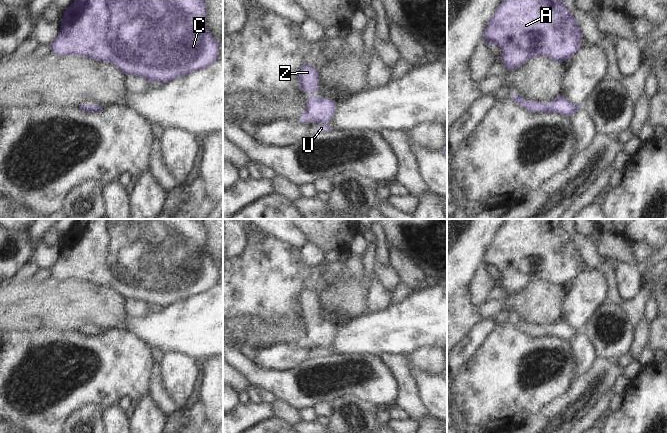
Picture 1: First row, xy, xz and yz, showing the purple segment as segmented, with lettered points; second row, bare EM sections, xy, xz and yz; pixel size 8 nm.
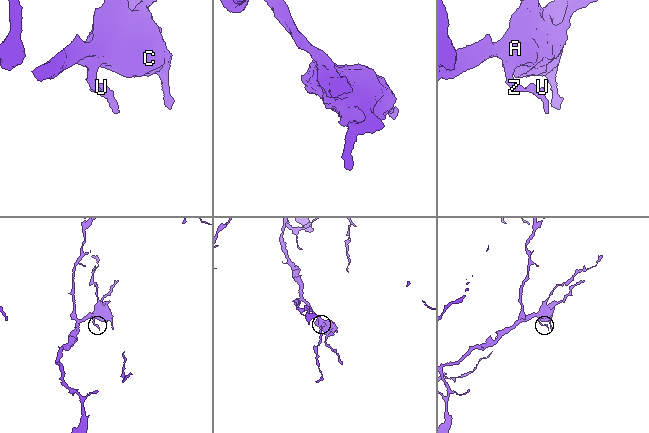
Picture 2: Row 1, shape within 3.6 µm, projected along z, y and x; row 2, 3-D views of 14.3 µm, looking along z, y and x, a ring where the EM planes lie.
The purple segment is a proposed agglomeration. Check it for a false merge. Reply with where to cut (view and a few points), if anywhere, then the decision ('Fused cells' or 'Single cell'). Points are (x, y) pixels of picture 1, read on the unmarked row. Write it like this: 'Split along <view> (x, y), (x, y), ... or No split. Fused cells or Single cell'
No split. Single cell

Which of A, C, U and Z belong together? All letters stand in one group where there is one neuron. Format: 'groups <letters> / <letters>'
groups A C U Z

